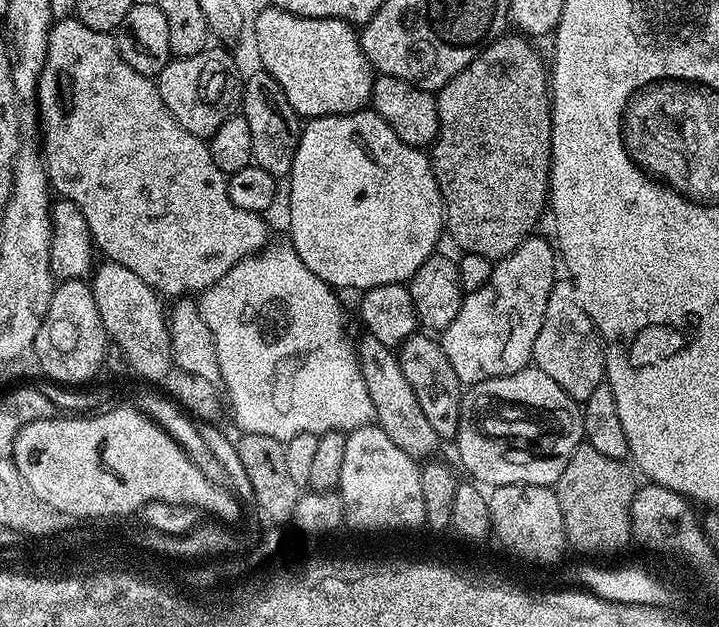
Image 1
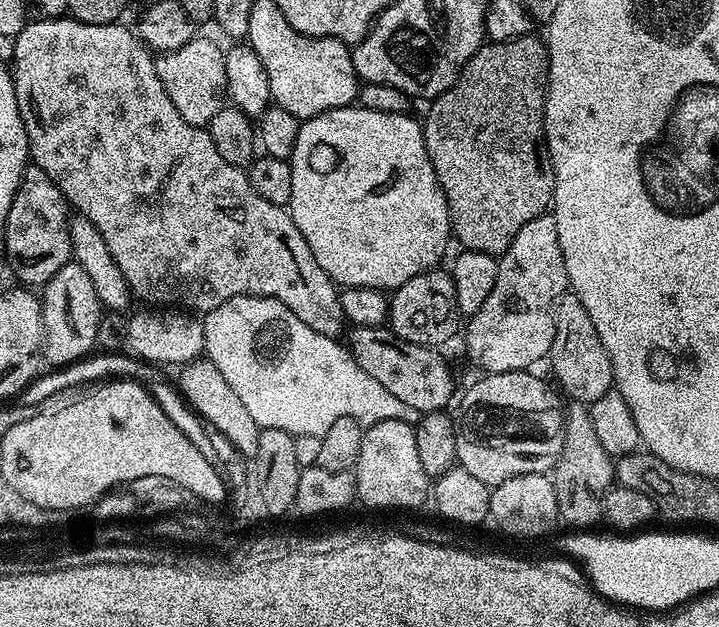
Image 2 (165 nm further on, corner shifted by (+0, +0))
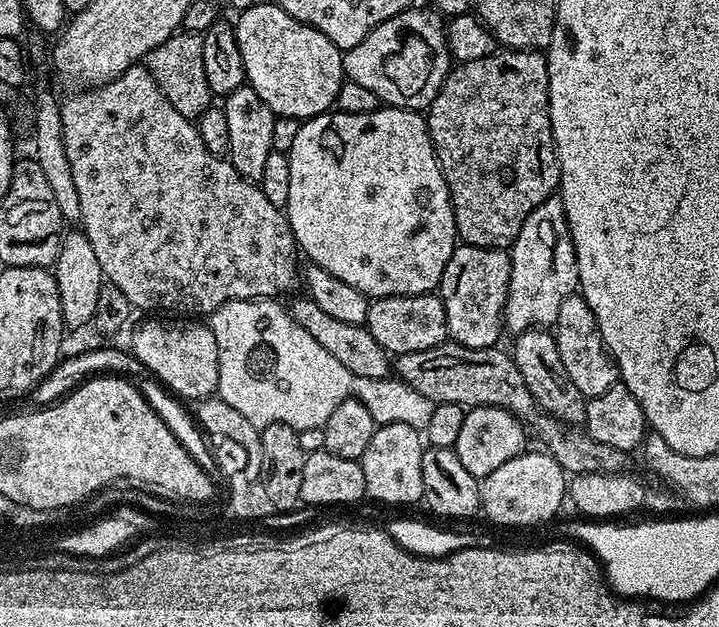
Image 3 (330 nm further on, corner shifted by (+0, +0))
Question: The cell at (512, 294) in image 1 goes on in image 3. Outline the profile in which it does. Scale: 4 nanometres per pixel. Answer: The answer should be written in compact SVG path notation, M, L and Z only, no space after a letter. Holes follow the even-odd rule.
M559 195L546 198L546 202L542 202L542 206L538 206L530 218L522 222L522 230L518 230L510 255L510 286L504 303L503 327L507 331L509 328L512 334L519 334L527 328L555 325L558 306L577 291L580 282L576 247Z

